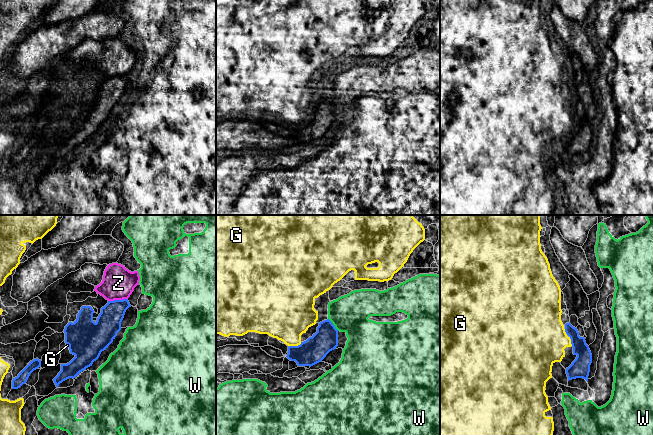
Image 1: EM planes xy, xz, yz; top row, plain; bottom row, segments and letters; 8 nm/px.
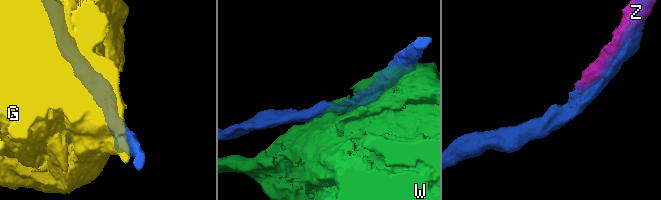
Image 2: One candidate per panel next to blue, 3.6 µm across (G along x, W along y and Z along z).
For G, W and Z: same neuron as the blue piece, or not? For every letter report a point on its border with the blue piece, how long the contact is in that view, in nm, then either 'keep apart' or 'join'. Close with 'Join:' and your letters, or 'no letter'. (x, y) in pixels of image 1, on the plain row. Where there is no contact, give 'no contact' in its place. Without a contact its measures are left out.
G: xz (295, 122) | 110 nm | keep apart
W: xz (332, 100) | 130 nm | keep apart
Z: xy (117, 76) | 160 nm | keep apart
Join: no letter

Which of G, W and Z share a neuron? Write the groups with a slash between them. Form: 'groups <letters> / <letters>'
groups G / W / Z

